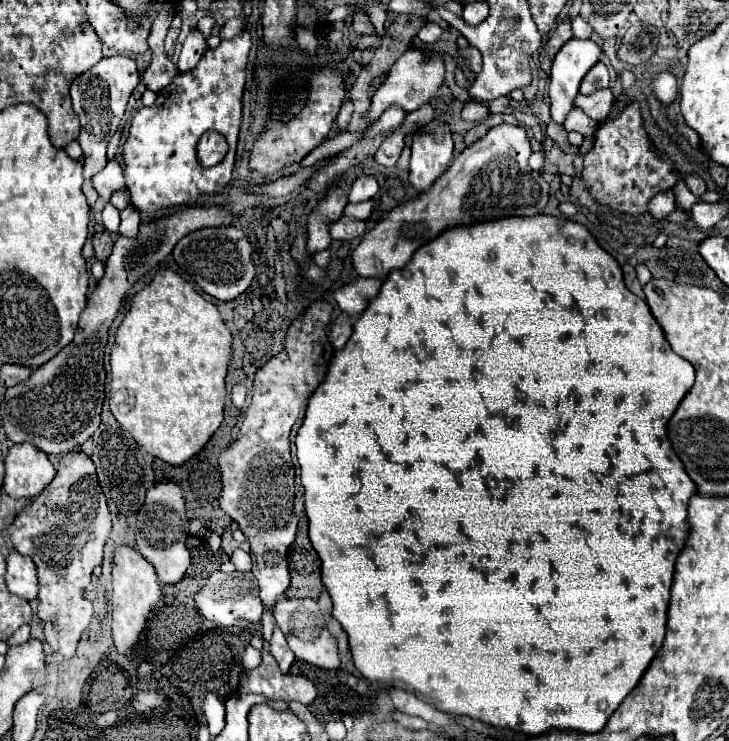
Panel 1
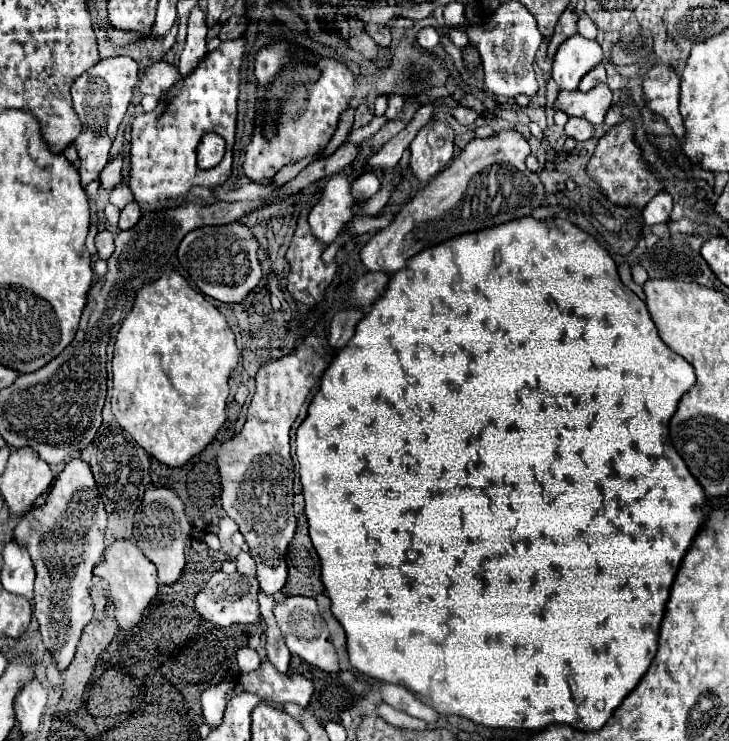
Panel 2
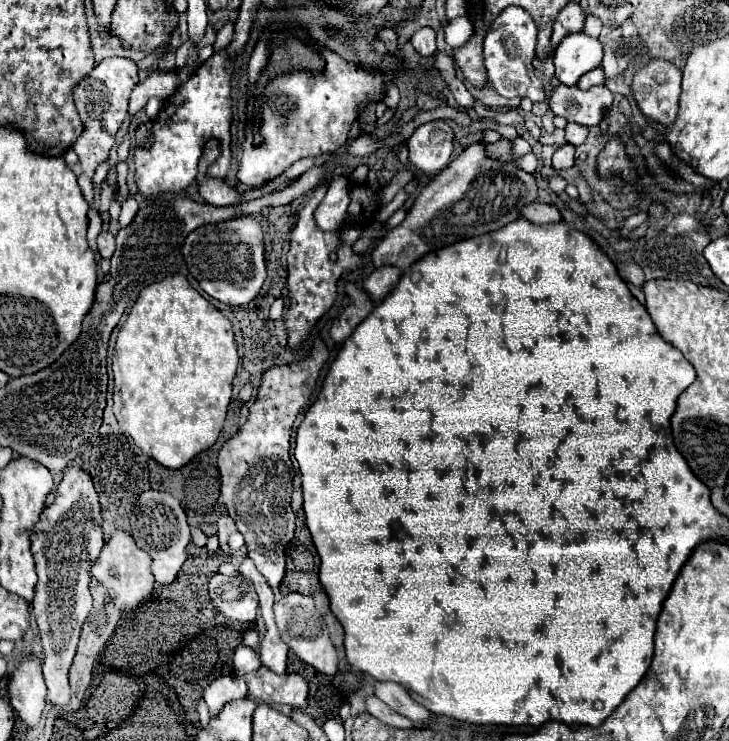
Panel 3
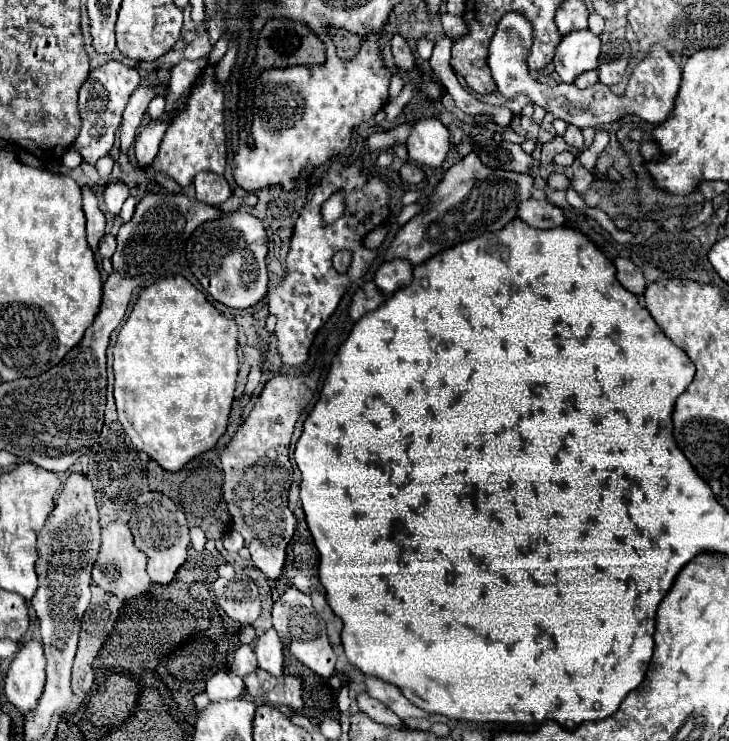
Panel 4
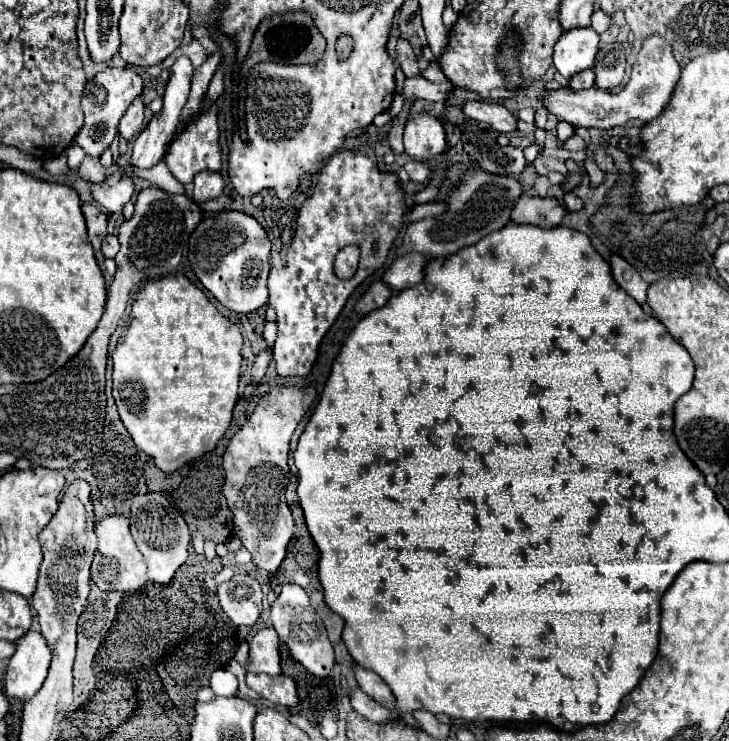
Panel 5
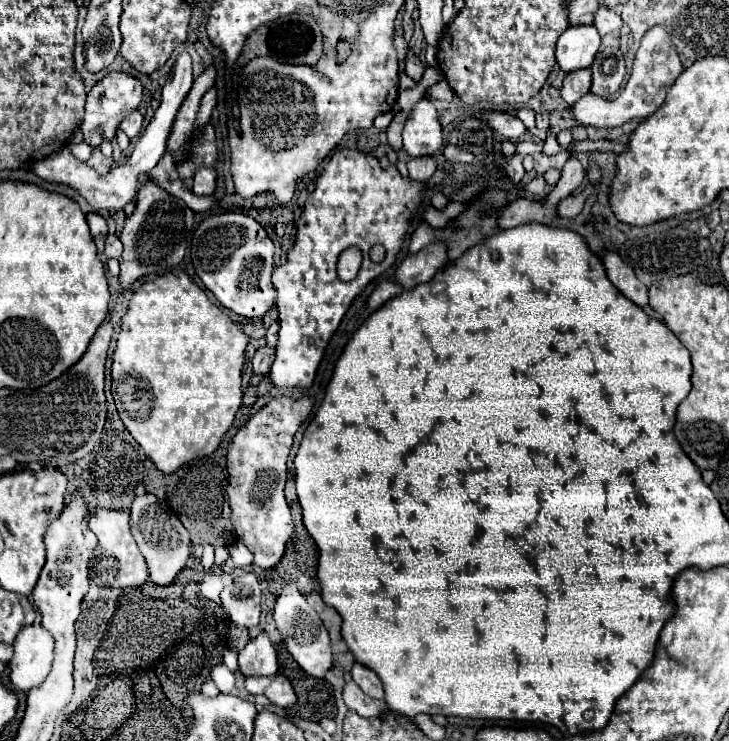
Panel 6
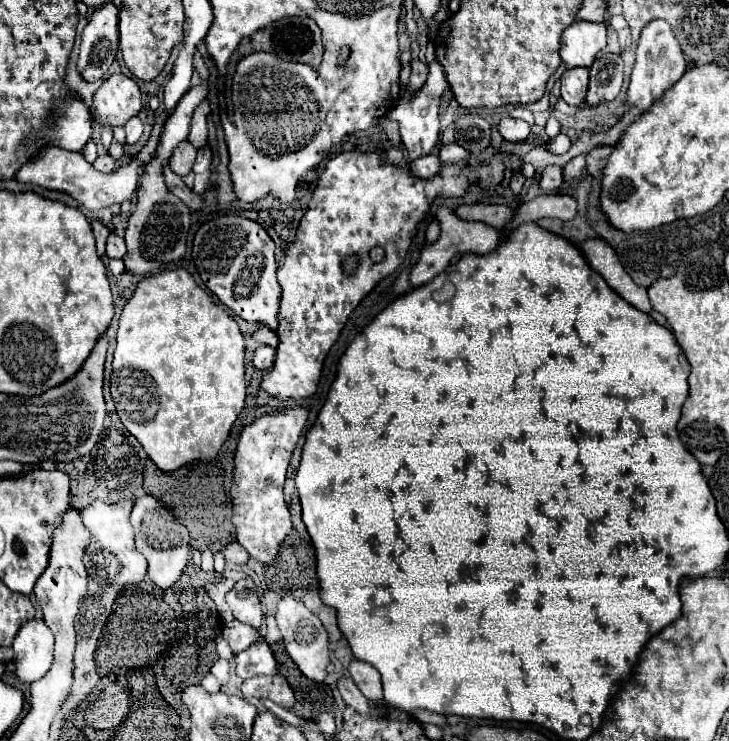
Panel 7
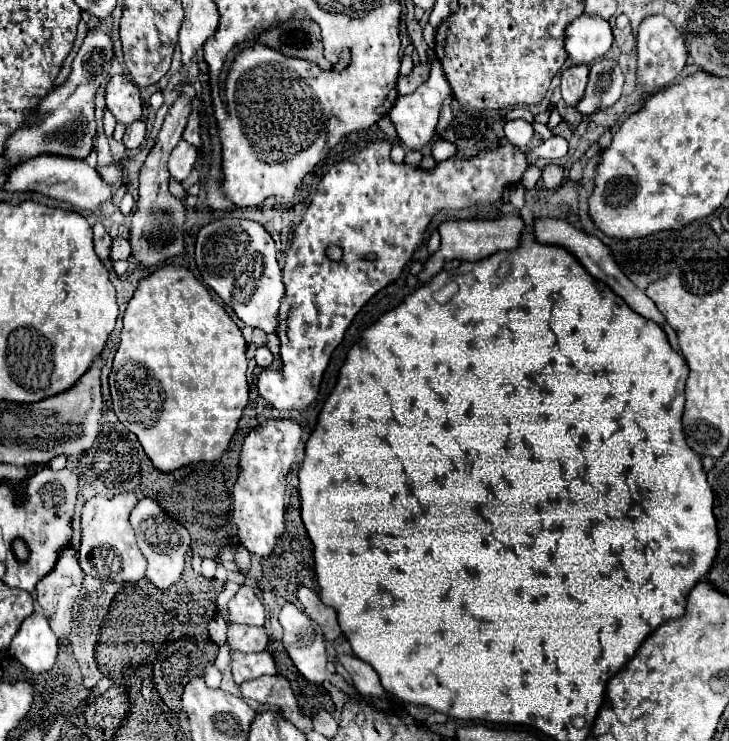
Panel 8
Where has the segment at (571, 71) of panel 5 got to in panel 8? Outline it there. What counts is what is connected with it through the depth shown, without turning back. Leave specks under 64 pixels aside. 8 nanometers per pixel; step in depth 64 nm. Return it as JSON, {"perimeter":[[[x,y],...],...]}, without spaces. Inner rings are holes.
{"perimeter":[[[582,14],[566,28],[564,48],[574,64],[592,64],[606,54],[612,40],[612,28],[604,18]]]}

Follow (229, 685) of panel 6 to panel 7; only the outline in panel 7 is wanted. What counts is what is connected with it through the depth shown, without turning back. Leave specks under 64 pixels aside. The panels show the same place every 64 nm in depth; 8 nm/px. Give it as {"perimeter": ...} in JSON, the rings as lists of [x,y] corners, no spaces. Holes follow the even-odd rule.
{"perimeter":[[[218,660],[218,662],[214,662],[214,666],[212,666],[212,674],[218,678],[218,682],[224,686],[224,684],[228,684],[228,680],[230,680],[230,664],[226,662],[226,660]]]}

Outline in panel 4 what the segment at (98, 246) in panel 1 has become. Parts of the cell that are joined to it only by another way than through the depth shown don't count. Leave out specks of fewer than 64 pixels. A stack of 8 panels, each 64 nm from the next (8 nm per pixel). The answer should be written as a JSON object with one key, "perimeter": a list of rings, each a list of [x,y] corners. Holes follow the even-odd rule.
{"perimeter":[[[106,234],[106,236],[100,240],[100,254],[102,254],[104,258],[112,258],[114,250],[116,250],[116,238],[114,238],[112,234]]]}

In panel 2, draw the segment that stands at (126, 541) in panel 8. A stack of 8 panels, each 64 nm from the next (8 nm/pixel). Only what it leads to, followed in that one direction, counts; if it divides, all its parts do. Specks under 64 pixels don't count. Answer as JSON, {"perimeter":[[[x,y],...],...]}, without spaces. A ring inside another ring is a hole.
{"perimeter":[[[118,540],[114,542],[102,556],[100,564],[94,568],[96,576],[102,576],[110,584],[110,598],[116,608],[114,616],[118,622],[118,628],[122,636],[132,636],[134,628],[142,622],[142,614],[148,608],[148,604],[154,600],[158,592],[158,580],[156,580],[156,566],[140,552],[140,548],[132,542]]]}

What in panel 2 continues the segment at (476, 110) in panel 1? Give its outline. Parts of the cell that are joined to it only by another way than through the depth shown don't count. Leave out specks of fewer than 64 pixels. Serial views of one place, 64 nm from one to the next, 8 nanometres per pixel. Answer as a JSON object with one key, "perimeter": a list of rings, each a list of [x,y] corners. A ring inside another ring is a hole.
{"perimeter":[[[456,106],[456,108],[452,110],[452,114],[454,114],[454,118],[456,118],[460,124],[464,124],[464,126],[470,126],[470,124],[480,116],[474,108],[468,108],[468,106]]]}

